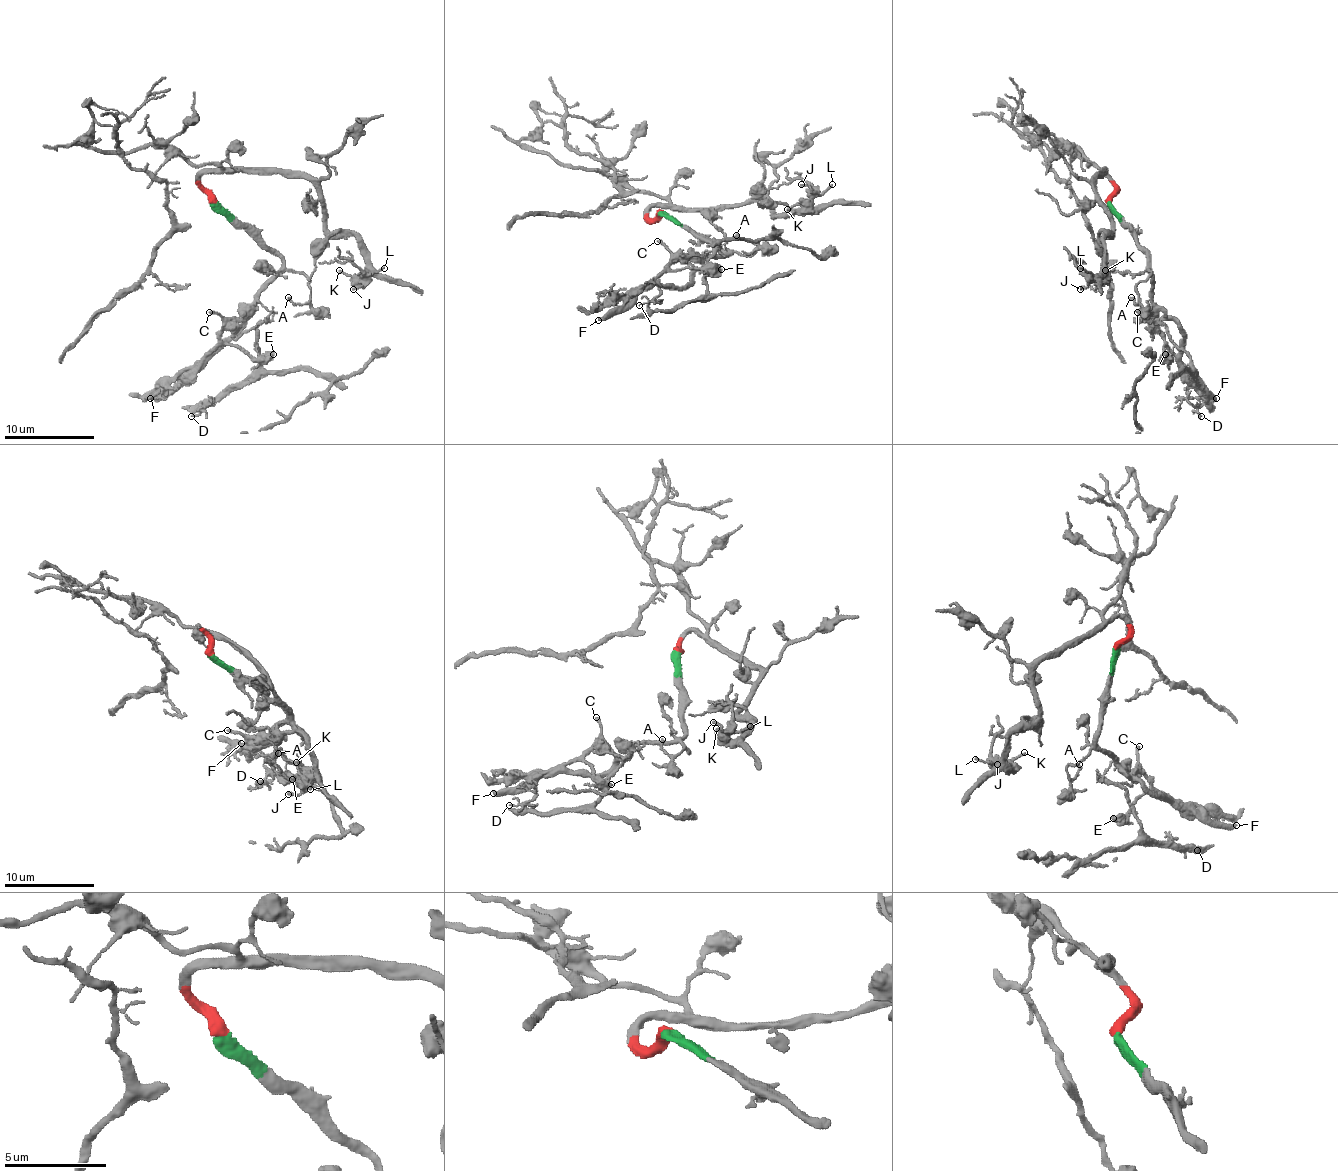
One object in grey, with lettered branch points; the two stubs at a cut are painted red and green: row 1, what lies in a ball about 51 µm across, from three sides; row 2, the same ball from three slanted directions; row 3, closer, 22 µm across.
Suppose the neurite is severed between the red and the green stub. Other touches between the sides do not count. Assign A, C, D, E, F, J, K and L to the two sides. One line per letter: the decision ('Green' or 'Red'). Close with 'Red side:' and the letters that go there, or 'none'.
A: Green
C: Green
D: Green
E: Green
F: Green
J: Red
K: Red
L: Red
Red side: J, K, L

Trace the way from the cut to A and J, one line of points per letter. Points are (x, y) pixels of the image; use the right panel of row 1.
A: (1108, 202), (1146, 254), (1151, 272), (1137, 285), (1137, 303), (1130, 297)
J: (1108, 202), (1115, 186), (1103, 170), (1097, 179), (1097, 186), (1110, 233), (1103, 238), (1101, 276), (1081, 290)

